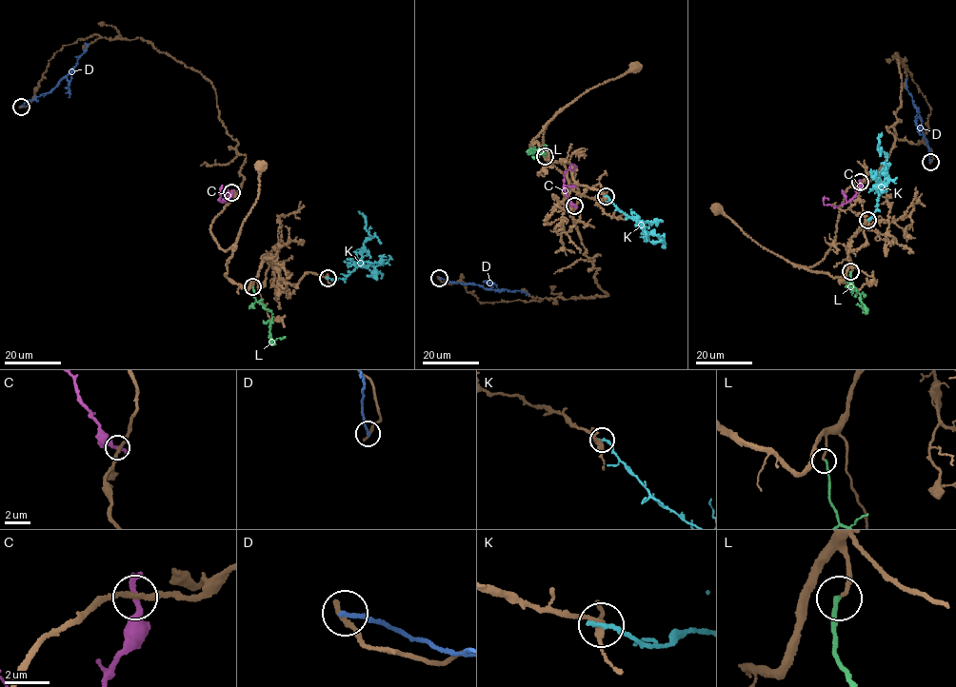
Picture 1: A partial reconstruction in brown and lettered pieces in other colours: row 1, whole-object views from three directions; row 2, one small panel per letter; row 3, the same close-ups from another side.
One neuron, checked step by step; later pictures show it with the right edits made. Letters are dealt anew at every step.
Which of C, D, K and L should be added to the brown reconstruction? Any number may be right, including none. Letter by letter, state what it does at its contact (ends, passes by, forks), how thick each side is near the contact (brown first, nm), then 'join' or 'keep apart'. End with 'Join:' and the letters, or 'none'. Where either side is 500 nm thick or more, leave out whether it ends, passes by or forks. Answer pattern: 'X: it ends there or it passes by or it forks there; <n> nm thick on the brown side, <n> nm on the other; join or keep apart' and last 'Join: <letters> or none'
C: it ends there; 200 nm thick on the brown side, 360 nm on the other; keep apart
D: it ends there; 260 nm thick on the brown side, 200 nm on the other; keep apart
K: it ends there; 260 nm thick on the brown side, 200 nm on the other; keep apart
L: it ends there; 160 nm thick on the brown side, 180 nm on the other; join
Join: L

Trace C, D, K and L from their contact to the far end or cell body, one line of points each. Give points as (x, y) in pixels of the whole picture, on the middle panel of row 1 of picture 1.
C: (574, 206), (566, 194), (563, 184), (565, 173), (571, 164), (575, 166), (572, 170)
D: (439, 278), (488, 289), (521, 290), (527, 294), (526, 295)
K: (606, 195), (616, 207), (639, 223), (648, 240), (657, 241), (659, 237), (665, 244), (663, 245)
L: (545, 156), (540, 152), (545, 147), (547, 151), (530, 151), (543, 147)

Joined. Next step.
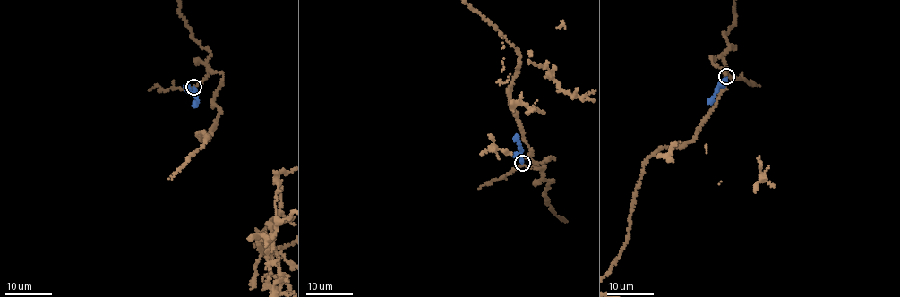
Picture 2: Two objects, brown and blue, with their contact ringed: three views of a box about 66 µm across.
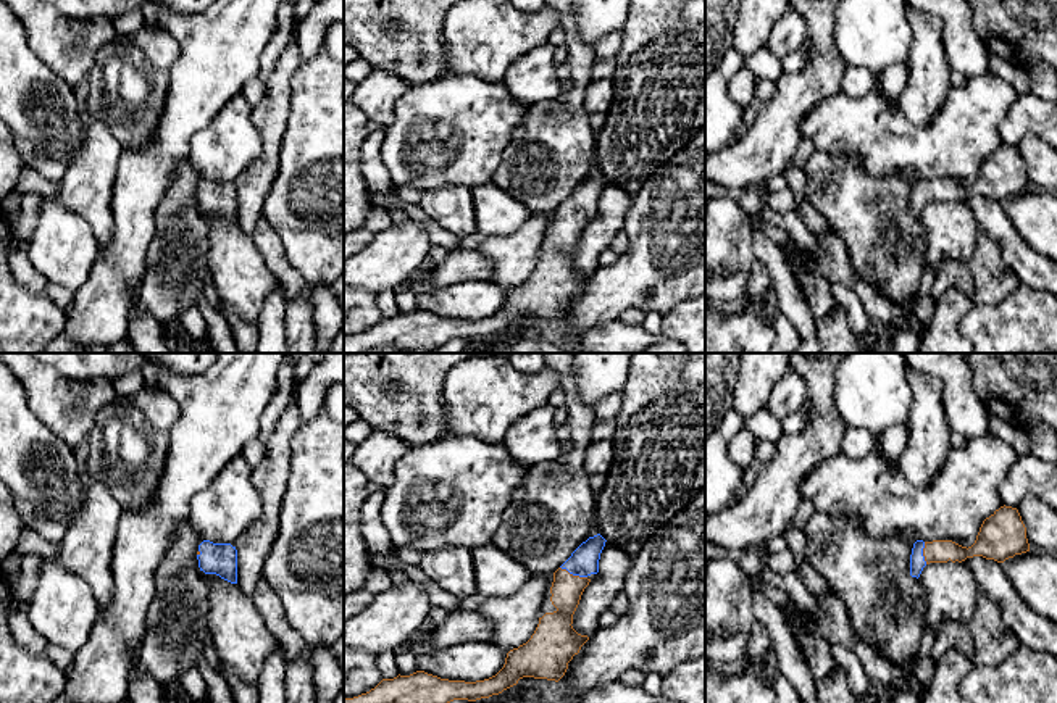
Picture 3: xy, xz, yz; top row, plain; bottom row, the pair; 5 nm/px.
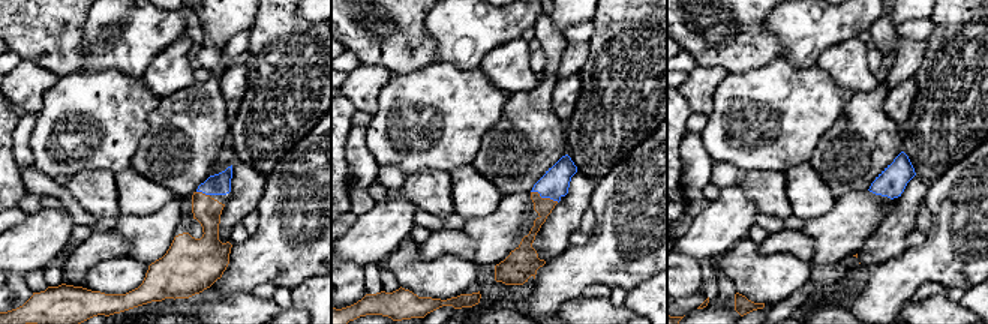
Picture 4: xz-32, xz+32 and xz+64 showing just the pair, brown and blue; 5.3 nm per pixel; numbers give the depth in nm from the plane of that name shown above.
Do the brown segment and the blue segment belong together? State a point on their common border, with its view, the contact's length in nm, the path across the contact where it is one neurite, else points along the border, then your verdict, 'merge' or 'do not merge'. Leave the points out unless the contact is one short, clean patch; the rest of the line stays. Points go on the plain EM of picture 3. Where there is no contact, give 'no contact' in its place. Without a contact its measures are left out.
contact xz (572, 213); length 150 nm; way xz (567, 228), (572, 213), (584, 199); merge

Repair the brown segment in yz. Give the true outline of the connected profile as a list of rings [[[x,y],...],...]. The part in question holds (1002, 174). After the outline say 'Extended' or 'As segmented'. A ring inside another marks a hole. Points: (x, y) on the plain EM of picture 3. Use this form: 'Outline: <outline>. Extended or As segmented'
Outline: [[[1001,145],[980,166],[971,185],[962,185],[952,179],[917,179],[910,193],[910,214],[920,216],[930,202],[965,200],[967,197],[983,195],[1004,202],[1015,193],[1030,190],[1026,166],[1017,147]]]. Extended

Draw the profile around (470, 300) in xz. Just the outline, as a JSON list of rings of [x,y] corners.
[[[424,264],[402,287],[410,290],[418,310],[449,319],[476,321],[495,314],[505,303],[507,289],[495,281],[460,281],[447,287],[431,287],[432,268]]]

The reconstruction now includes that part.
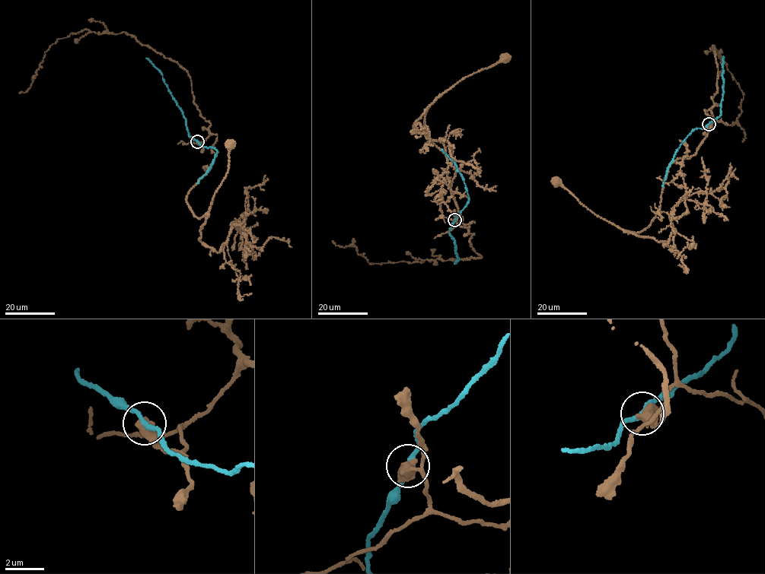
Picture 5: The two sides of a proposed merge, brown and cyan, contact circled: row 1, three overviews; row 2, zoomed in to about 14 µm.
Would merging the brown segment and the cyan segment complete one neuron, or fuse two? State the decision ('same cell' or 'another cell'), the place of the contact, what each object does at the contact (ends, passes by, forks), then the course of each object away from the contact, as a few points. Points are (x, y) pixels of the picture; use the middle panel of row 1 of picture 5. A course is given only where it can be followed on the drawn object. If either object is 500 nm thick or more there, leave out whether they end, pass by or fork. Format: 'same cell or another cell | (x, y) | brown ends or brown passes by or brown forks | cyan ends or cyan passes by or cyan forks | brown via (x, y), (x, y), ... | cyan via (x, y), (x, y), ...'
another cell | (454, 220) | brown via (454, 220), (474, 222), (460, 220), (450, 184), (456, 168), (425, 134), (424, 120), (442, 93), (507, 58) | cyan via (454, 220), (449, 233), (454, 240), (455, 251), (459, 258), (454, 263)

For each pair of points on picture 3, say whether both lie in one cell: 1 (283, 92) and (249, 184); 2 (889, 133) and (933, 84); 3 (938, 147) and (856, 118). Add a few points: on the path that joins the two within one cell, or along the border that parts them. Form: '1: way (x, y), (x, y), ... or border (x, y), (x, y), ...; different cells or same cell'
1: way (271, 115), (268, 162); same cell
2: border (896, 100), (919, 124), (928, 124), (941, 108); different cells
3: way (917, 147), (891, 144), (877, 134); same cell

